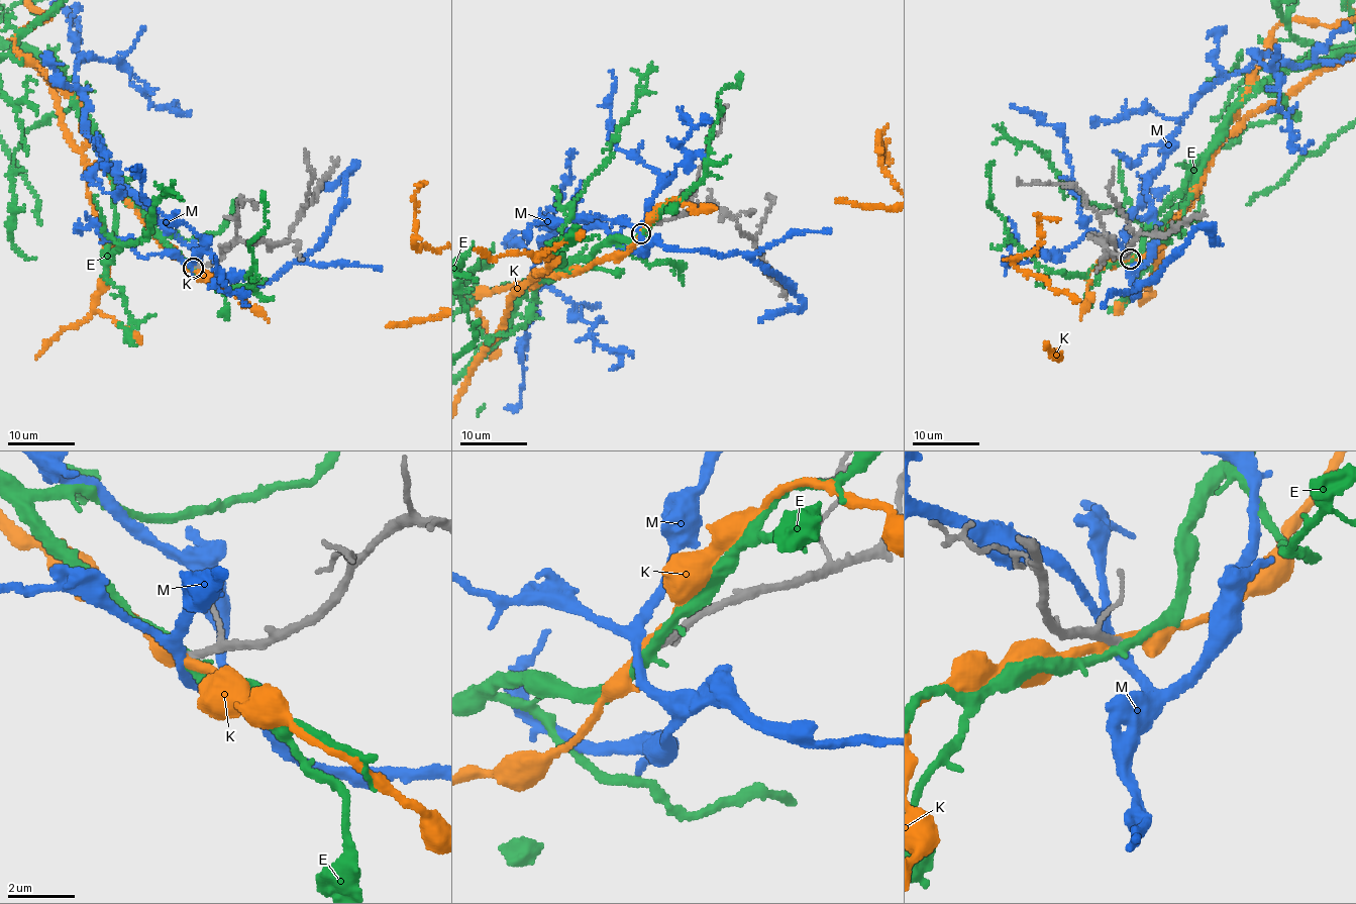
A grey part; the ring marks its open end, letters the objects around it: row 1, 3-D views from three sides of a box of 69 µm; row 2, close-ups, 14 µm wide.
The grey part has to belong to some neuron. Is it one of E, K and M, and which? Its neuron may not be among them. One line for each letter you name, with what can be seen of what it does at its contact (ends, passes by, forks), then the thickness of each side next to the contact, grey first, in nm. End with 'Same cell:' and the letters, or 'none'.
Same cell: none

